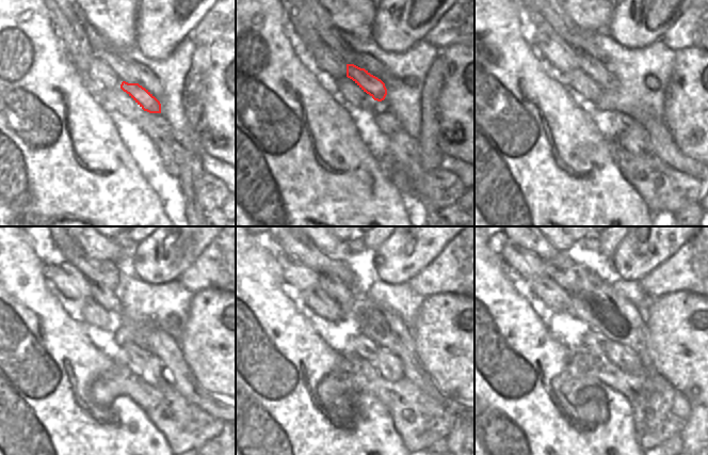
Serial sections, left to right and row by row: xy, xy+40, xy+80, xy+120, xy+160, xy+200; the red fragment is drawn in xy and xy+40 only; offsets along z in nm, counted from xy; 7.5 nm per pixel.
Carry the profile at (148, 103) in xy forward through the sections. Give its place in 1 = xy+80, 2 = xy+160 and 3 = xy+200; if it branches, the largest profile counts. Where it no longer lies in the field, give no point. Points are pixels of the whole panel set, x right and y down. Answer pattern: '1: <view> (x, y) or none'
1: xy+80 (593, 67)
2: xy+160 (337, 291)
3: xy+200 (566, 279)

